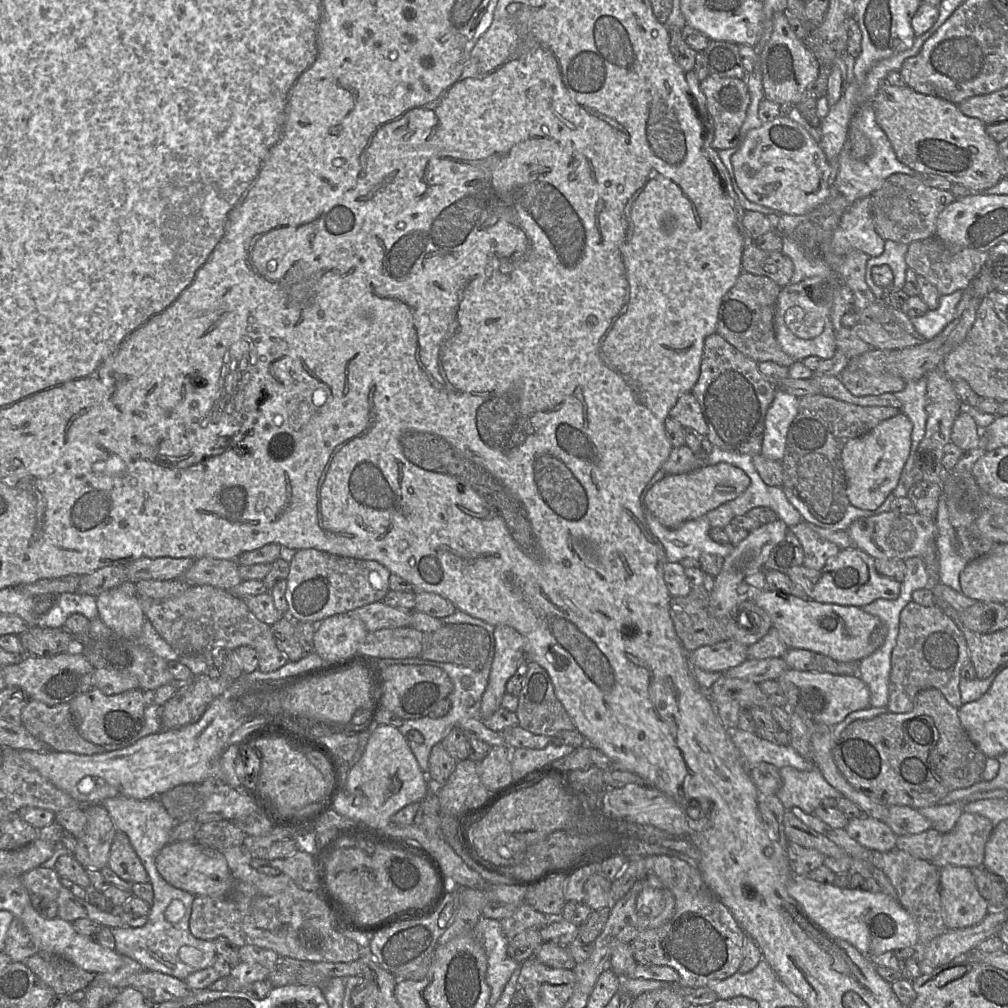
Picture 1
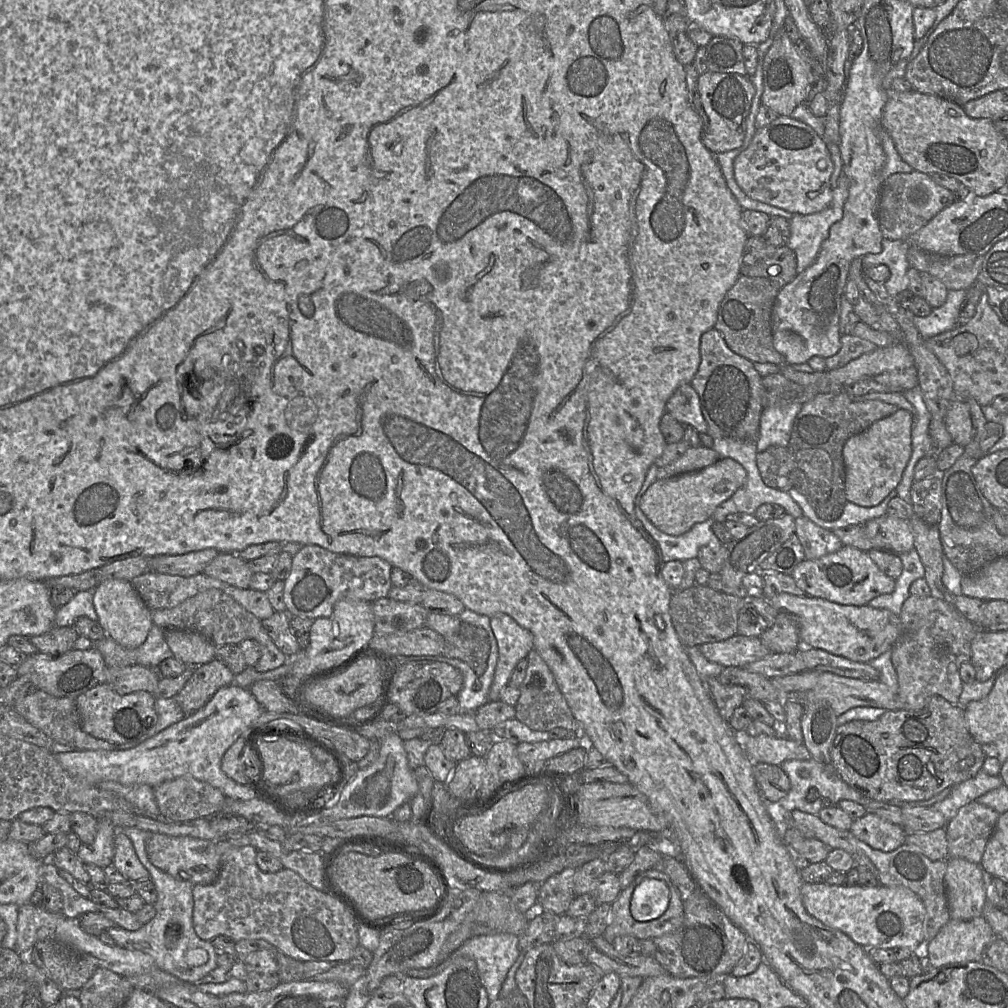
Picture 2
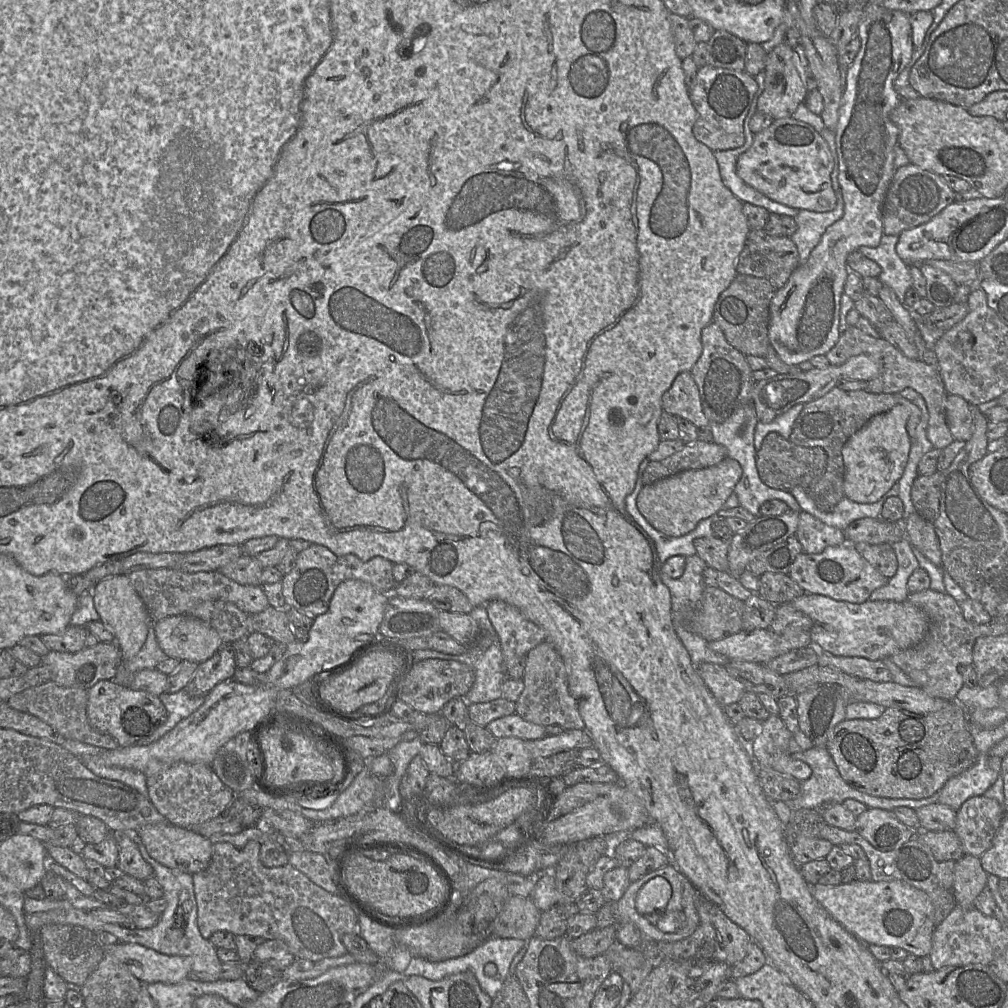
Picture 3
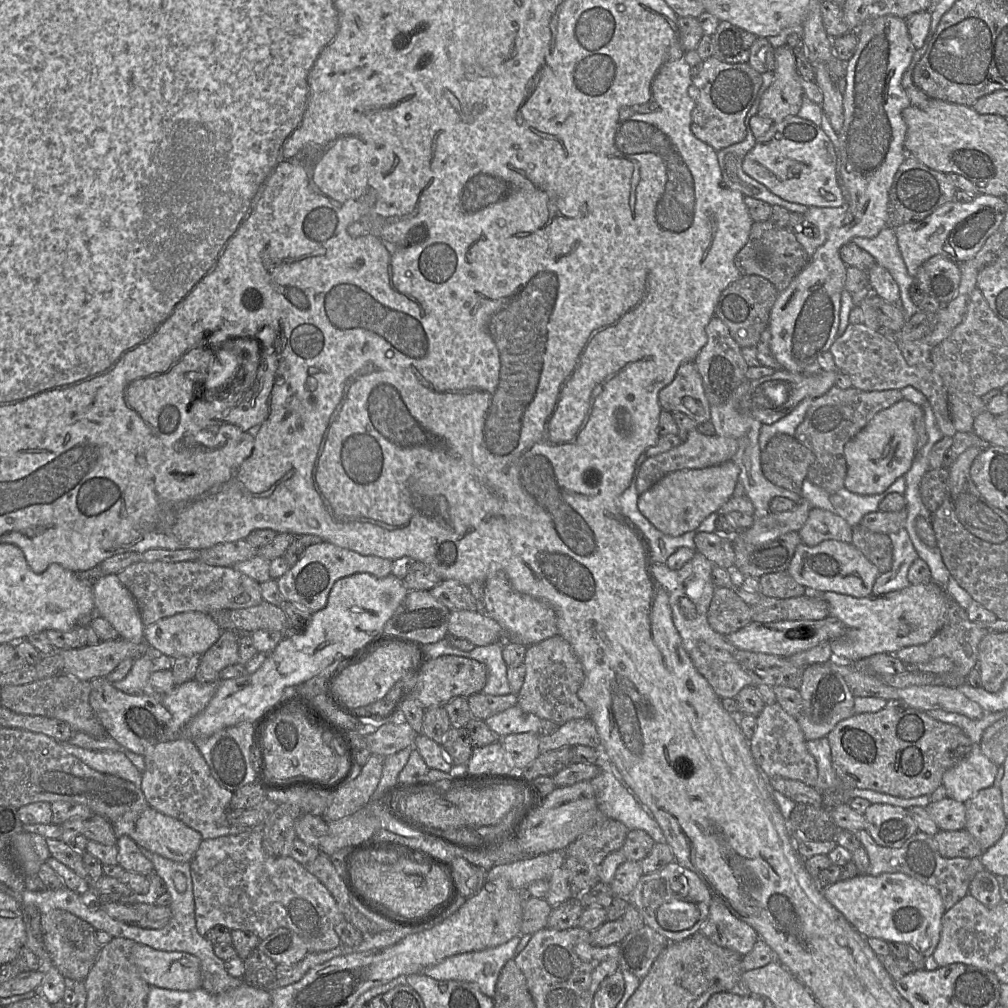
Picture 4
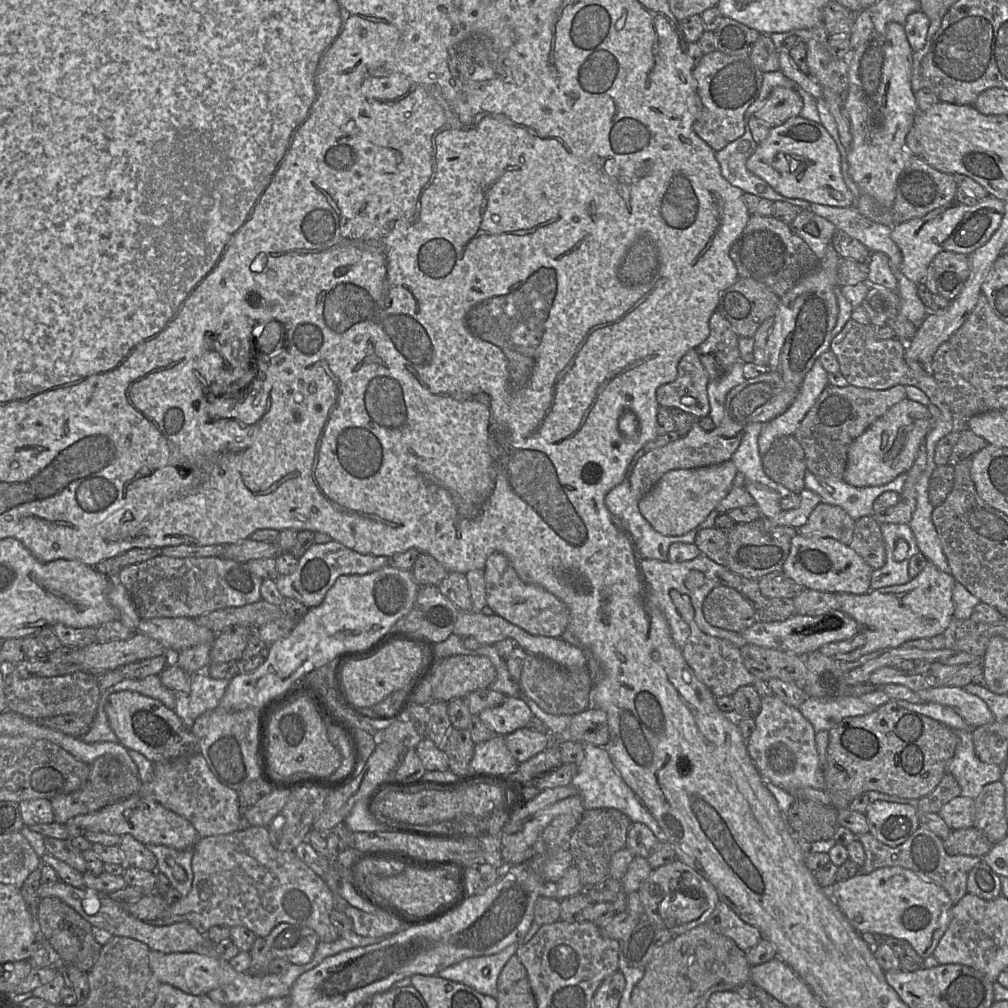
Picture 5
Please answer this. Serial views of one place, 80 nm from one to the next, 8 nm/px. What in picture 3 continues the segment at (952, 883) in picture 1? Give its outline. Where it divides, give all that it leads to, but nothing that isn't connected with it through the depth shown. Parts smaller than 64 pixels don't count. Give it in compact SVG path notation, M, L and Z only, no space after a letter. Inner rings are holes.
M964 855L957 860L953 879L956 905L966 910L973 908L976 898L986 887L987 875L980 858Z

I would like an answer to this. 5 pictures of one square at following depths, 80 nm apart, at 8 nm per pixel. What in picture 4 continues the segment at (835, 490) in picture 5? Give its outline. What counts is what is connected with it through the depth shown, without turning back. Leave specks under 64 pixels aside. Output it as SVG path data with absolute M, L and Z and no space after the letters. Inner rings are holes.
M905 477L897 478L884 492L874 495L859 495L845 487L835 493L828 493L807 478L802 483L800 496L807 499L814 508L821 508L841 516L850 526L856 526L870 512L878 511L879 503L890 493L904 495Z

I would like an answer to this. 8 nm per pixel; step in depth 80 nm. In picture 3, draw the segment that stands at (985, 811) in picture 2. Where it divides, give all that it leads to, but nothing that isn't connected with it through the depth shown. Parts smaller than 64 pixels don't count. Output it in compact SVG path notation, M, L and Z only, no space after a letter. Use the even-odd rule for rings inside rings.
M984 795L967 799L956 813L953 831L965 855L980 858L992 844L1006 809Z

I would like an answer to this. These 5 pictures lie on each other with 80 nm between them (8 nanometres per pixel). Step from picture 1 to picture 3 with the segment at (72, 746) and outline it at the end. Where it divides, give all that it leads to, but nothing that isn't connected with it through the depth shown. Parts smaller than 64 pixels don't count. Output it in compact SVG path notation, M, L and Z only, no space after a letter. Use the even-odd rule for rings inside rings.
M50 680L29 687L11 696L6 703L13 709L36 716L50 725L66 740L76 740L103 749L117 749L118 742L110 735L102 734L91 727L87 717L88 692L82 688L62 687Z

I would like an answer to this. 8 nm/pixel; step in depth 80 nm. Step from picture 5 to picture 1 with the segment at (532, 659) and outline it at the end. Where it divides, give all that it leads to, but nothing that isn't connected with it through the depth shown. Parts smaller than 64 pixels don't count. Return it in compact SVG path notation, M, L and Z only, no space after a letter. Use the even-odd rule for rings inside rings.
M528 661L528 670L518 695L518 707L515 713L518 725L536 735L554 737L560 731L575 729L573 721L556 697L548 672L534 661Z

